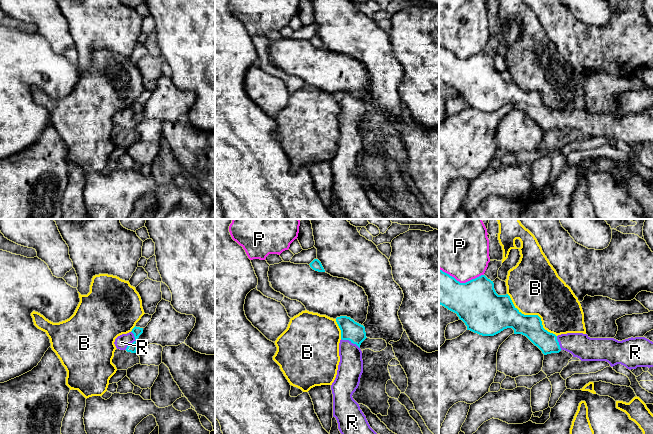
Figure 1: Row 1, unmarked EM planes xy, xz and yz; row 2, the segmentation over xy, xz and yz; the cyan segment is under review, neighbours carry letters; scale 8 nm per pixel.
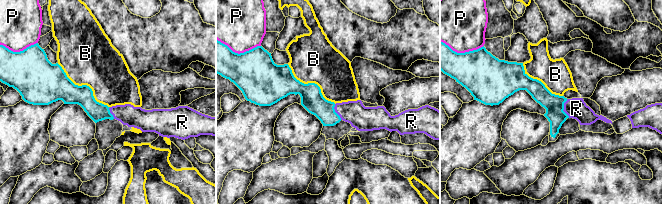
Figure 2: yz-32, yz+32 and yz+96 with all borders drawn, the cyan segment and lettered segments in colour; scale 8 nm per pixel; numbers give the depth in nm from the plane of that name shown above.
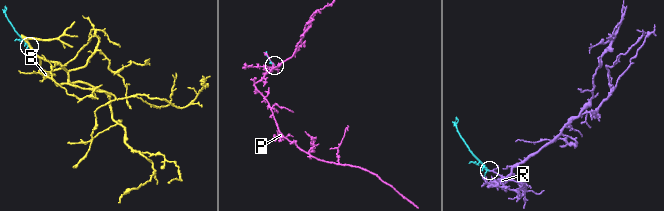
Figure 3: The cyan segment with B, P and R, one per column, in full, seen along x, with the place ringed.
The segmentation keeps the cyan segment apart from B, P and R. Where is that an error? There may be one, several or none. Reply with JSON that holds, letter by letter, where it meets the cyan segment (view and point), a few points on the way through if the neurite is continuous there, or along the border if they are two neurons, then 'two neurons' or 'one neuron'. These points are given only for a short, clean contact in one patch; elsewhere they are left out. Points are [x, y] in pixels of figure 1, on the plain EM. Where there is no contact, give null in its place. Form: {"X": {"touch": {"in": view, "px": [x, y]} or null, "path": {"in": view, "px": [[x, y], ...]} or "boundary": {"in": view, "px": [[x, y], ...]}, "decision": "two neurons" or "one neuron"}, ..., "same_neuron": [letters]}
{"B": {"touch": {"in": "yz", "px": [532, 91]}, "decision": "two neurons"}, "P": {"touch": {"in": "yz", "px": [461, 59]}, "decision": "two neurons"}, "R": {"touch": {"in": "xy", "px": [134, 117]}, "path": {"in": "xy", "px": [[137, 107], [134, 110], [134, 117], [121, 118]]}, "decision": "one neuron"}, "same_neuron": ["R"]}

